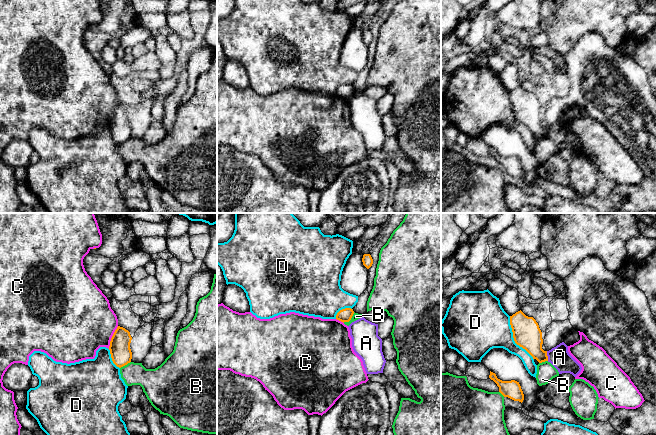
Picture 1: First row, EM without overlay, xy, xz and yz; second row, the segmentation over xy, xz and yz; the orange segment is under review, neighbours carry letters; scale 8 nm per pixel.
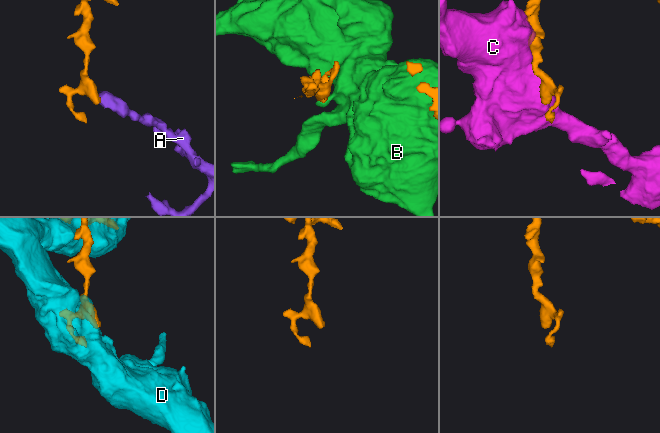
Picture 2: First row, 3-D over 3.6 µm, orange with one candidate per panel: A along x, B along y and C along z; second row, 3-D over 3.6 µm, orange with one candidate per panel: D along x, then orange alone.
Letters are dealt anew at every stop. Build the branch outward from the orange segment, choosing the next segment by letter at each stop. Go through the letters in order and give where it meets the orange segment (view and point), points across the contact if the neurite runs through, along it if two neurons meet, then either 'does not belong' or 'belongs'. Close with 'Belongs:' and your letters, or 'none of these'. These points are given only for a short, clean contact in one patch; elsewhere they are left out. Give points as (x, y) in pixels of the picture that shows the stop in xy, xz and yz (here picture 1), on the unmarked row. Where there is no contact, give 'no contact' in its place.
A: yz (547, 132) | along yz (546, 127), (548, 136) | does not belong
B: xz (350, 95) | does not belong
C: xy (112, 113) | does not belong
D: yz (514, 115) | does not belong
Belongs: none of these

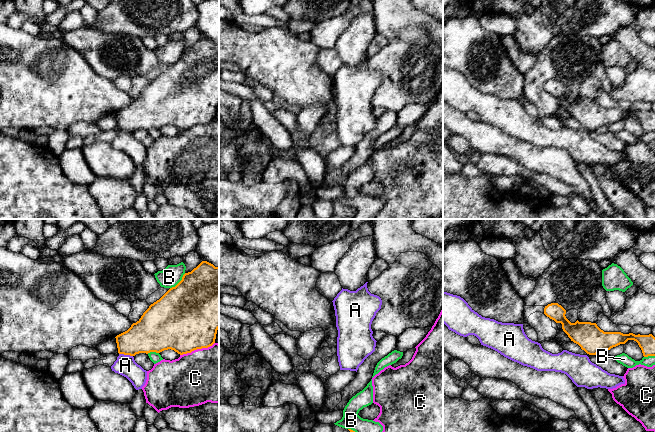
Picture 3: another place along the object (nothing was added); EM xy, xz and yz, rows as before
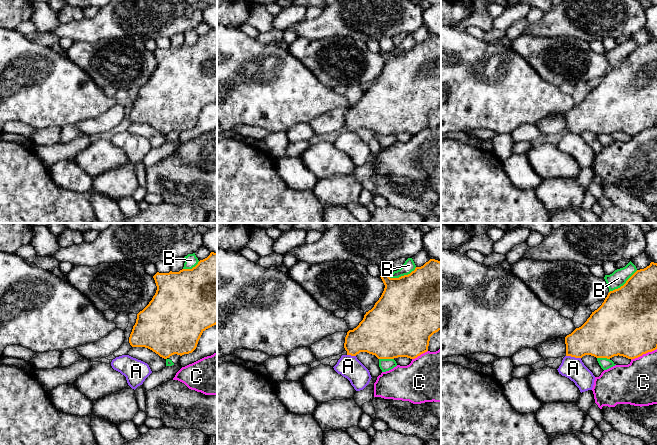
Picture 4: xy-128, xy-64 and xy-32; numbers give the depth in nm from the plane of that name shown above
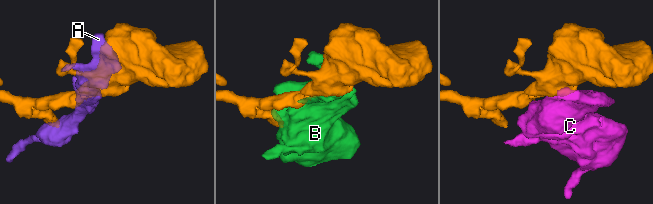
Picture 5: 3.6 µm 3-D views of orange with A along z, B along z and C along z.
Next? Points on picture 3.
A: xy (126, 130) | along xy (119, 129), (132, 132) | does not belong
B: xy (179, 58) | does not belong
C: xy (197, 124) | does not belong
Belongs: none of these

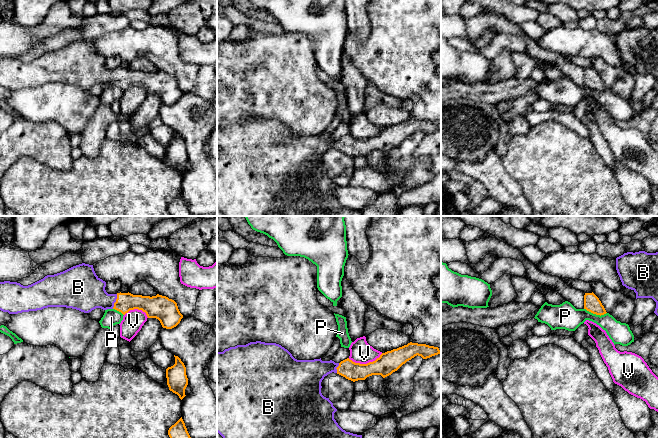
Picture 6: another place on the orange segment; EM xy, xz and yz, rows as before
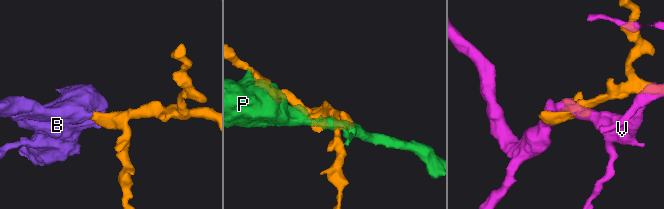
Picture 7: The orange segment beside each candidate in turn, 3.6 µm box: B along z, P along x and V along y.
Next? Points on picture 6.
B: xy (116, 77) | across xy (125, 78), (116, 77), (104, 77), (87, 68) | belongs
P: yz (595, 89) | along yz (584, 84), (600, 91), (606, 89) | does not belong
V: xz (365, 140) | does not belong
Belongs: B

